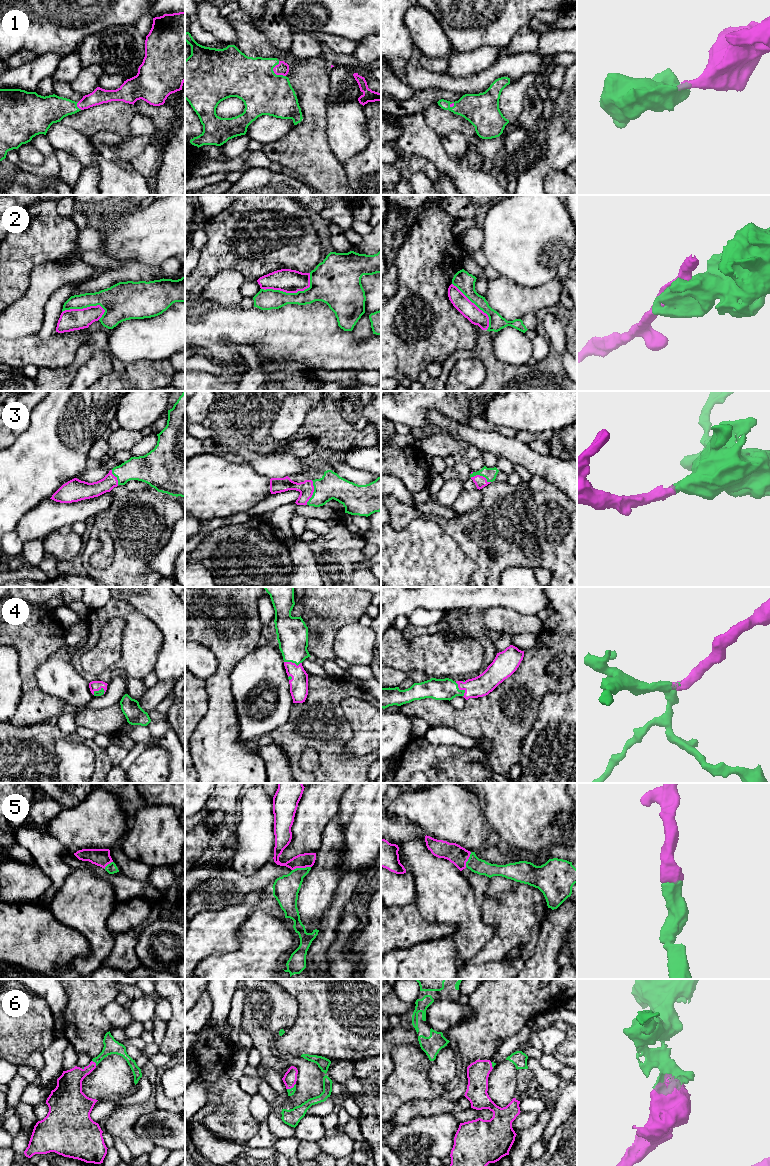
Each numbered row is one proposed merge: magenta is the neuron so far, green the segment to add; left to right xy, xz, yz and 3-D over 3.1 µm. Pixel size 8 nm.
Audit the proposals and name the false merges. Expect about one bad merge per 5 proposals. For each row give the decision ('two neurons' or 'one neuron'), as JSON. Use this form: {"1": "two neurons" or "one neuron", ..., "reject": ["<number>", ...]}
{"1": "one neuron", "2": "two neurons", "3": "one neuron", "4": "one neuron", "5": "one neuron", "6": "one neuron", "reject": ["2"]}

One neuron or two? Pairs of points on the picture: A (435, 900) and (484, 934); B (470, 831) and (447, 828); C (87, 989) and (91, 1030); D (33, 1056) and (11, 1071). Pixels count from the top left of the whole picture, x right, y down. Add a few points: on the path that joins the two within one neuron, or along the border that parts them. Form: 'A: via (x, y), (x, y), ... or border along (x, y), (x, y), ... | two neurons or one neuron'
A: via (447, 900), (472, 924) | one neuron
B: via (464, 828), (453, 828) | one neuron
C: via (87, 999), (87, 1020) | one neuron
D: border along (10, 1062), (17, 1066) | two neurons

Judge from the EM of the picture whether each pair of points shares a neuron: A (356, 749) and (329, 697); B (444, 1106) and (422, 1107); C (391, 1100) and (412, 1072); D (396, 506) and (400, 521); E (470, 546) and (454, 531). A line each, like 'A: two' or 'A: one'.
A: two
B: one
C: one
D: one
E: one

